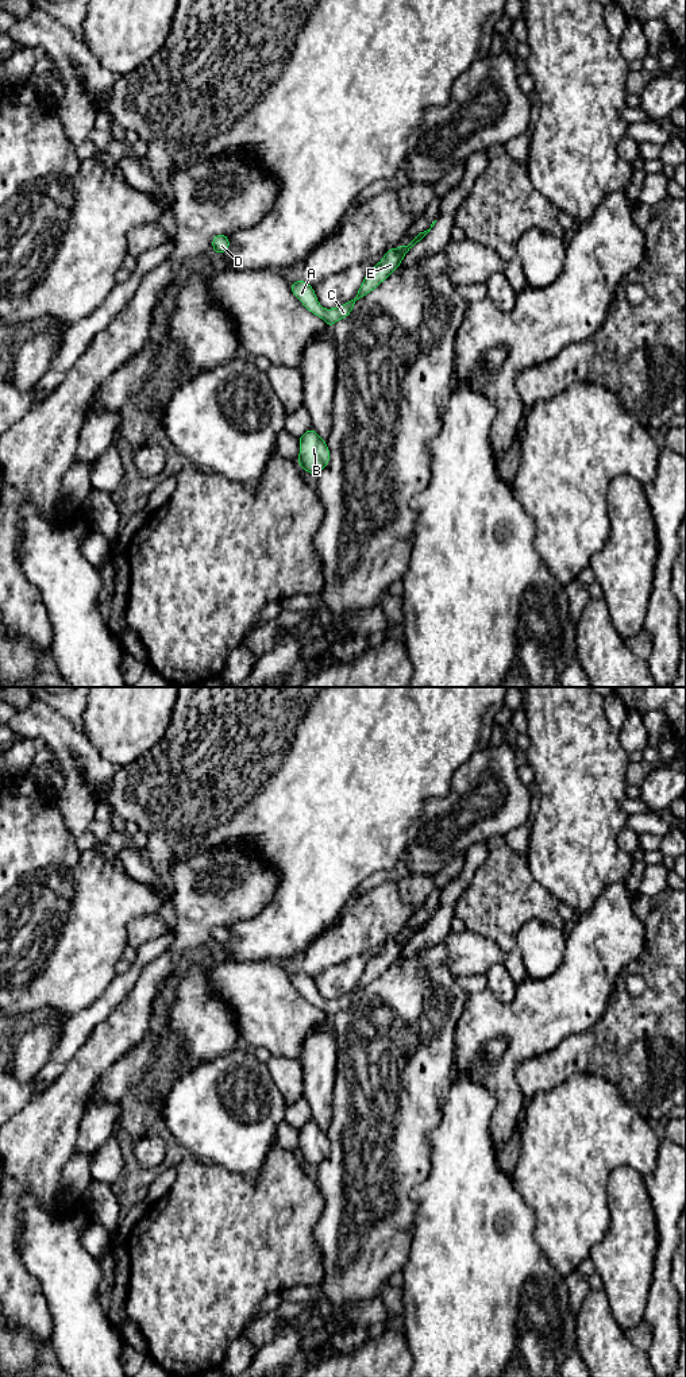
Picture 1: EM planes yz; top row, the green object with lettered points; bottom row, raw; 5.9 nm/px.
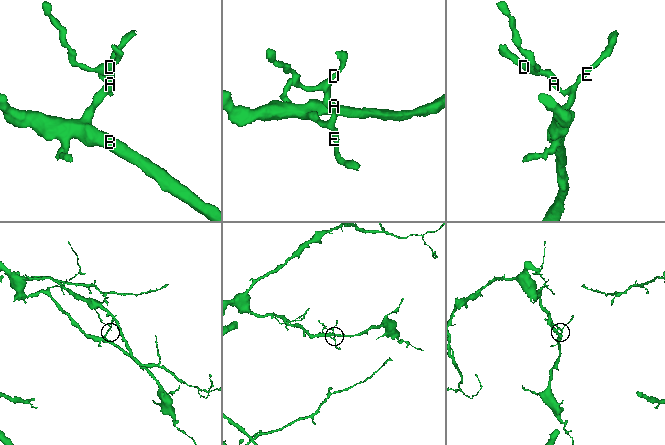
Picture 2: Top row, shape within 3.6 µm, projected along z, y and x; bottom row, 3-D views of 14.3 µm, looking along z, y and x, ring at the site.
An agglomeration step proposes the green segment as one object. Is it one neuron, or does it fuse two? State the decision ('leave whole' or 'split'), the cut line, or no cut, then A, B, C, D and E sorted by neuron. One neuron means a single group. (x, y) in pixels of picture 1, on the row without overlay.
leave whole; no cut; A B C D E

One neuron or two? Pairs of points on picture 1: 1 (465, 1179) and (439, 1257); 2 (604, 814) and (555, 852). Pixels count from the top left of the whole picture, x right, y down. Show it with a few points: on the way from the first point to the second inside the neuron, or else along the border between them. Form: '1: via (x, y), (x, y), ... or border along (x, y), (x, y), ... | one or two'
1: via (462, 1198), (457, 1215), (455, 1238) | one
2: via (592, 816), (567, 840) | one

